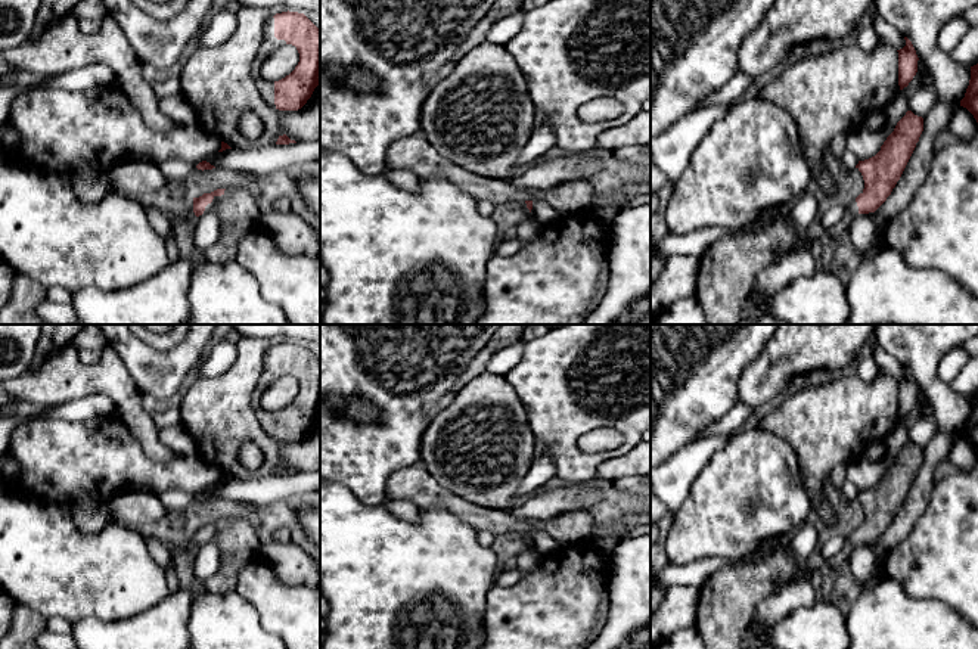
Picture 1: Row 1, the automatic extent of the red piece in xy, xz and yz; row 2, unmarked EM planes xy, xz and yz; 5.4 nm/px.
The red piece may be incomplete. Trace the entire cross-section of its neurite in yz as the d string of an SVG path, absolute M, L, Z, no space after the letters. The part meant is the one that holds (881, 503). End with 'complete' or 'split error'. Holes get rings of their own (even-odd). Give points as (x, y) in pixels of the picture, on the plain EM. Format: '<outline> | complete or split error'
M907 441L887 468L881 481L856 499L864 510L863 522L847 537L847 547L828 562L828 568L839 569L850 559L850 550L857 544L875 543L891 525L900 510L919 468L923 462L923 448Z | split error

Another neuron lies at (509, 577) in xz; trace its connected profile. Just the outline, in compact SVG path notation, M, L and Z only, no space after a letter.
M509 568L496 577L494 586L513 587L521 578L522 575L518 568Z

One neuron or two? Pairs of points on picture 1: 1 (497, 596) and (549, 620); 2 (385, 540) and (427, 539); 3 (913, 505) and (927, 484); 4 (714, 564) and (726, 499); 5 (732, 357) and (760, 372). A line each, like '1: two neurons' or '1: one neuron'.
1: one neuron
2: one neuron
3: one neuron
4: two neurons
5: two neurons

